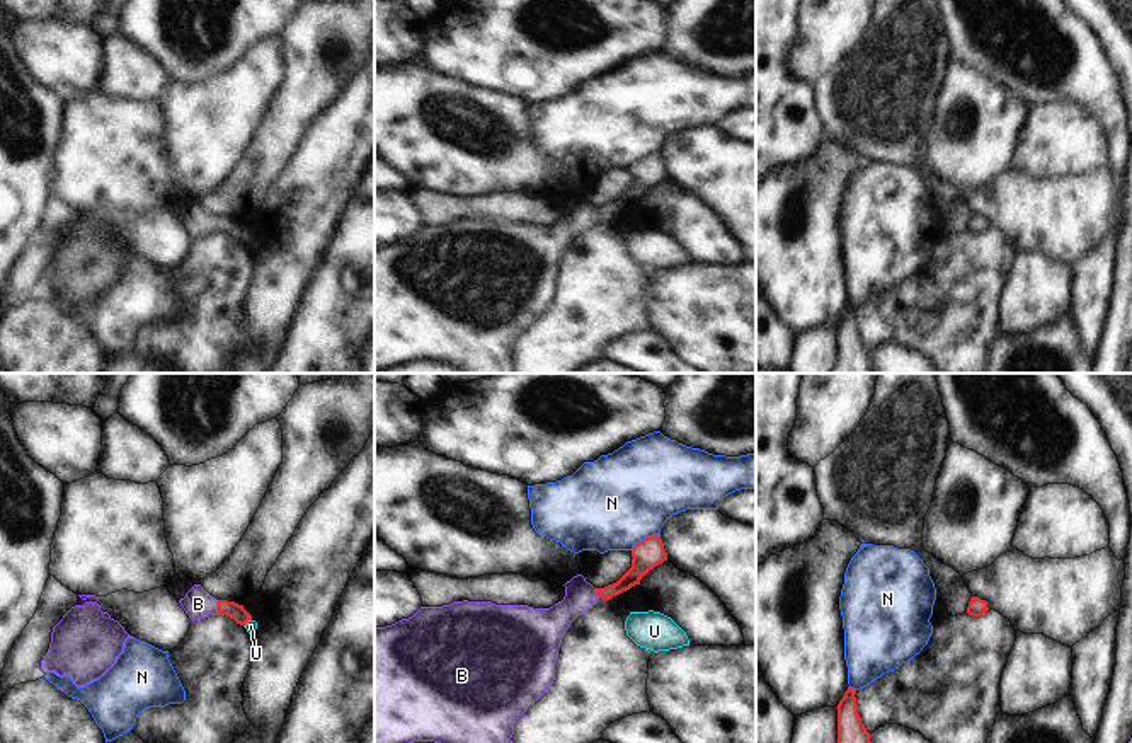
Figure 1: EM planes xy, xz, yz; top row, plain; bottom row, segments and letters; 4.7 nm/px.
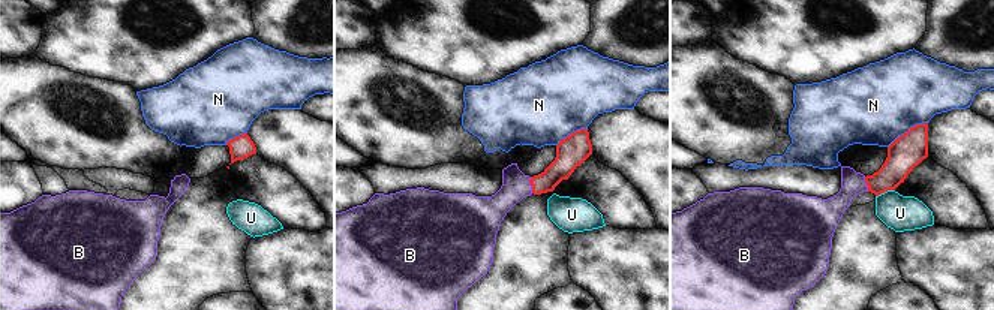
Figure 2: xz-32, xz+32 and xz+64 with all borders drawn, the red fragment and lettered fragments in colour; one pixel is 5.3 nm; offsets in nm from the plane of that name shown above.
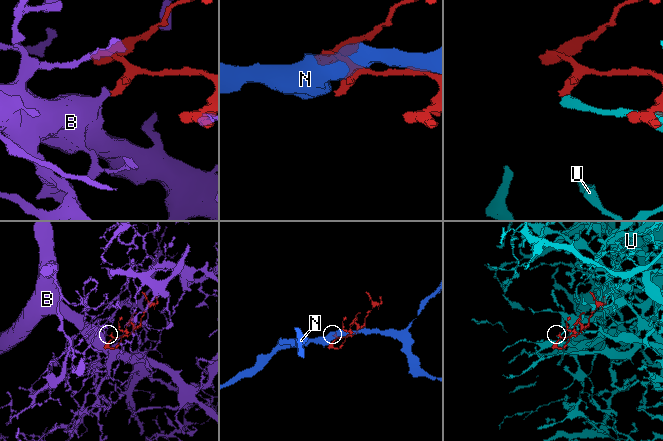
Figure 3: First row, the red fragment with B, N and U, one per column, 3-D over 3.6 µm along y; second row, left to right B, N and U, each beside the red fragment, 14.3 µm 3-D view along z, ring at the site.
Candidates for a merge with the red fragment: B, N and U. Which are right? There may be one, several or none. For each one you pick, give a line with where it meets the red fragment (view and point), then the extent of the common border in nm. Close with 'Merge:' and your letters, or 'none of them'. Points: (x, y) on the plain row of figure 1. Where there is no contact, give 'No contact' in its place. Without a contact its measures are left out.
B: Touches red at xy (218, 225). Shared border 70 nm
Merge: B

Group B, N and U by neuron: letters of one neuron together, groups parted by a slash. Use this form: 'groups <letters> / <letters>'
groups B / N / U

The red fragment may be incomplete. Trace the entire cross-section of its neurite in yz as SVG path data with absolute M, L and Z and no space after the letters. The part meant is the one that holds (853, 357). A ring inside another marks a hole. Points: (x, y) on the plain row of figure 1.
M848 305L838 322L838 361L831 373L873 373L870 351L858 332L856 308Z

